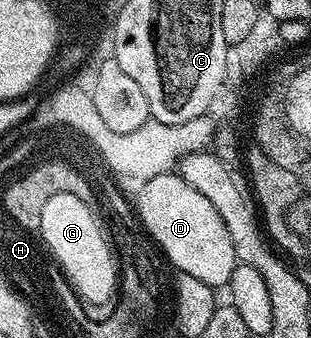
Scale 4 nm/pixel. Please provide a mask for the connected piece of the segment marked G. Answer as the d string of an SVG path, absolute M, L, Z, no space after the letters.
M53 195L52 206L43 208L43 234L53 252L59 253L60 261L65 263L75 297L88 306L103 305L116 296L120 274L117 261L115 265L115 257L111 254L111 245L87 204L77 195Z

